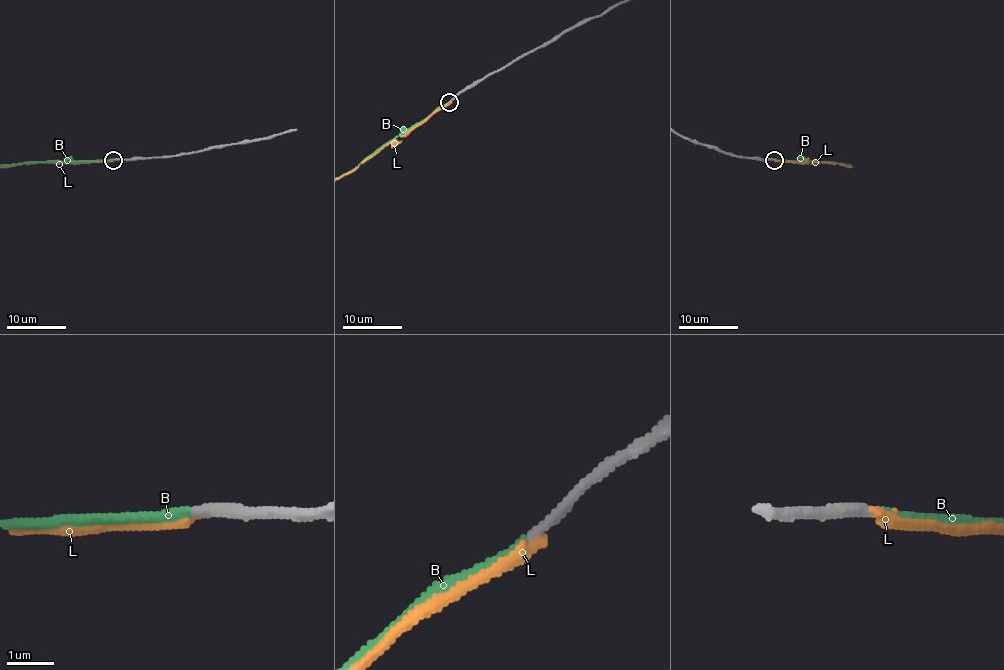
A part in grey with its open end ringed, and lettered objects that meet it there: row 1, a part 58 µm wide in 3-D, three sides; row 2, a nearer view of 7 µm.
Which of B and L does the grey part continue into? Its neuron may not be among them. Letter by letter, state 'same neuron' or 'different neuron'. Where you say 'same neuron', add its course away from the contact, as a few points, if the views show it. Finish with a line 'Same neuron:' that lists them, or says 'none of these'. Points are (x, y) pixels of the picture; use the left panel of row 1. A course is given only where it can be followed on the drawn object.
B: same neuron
L: different neuron
Same neuron: B

